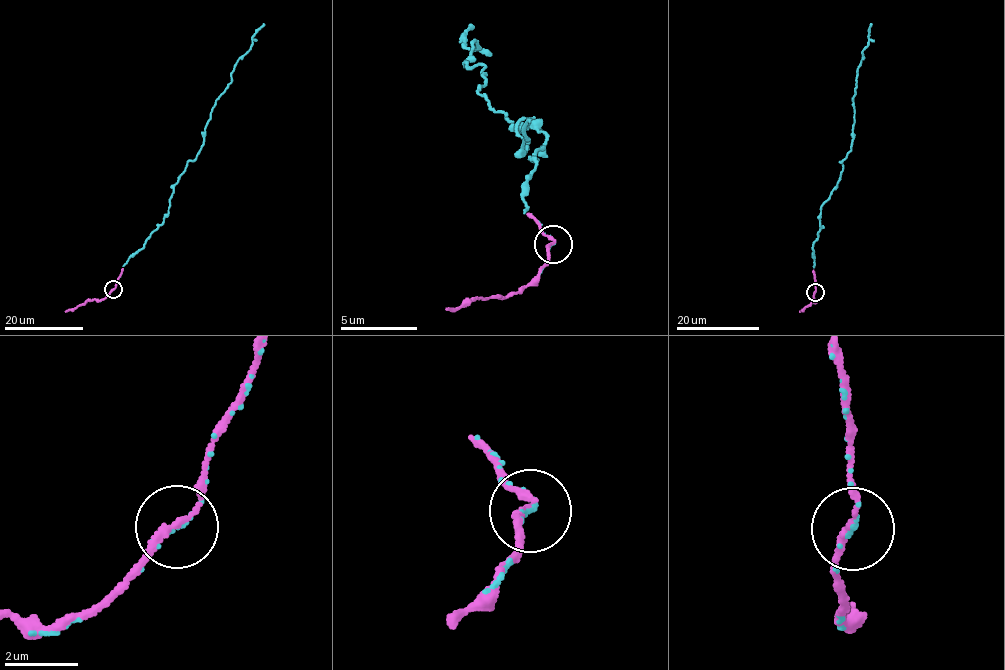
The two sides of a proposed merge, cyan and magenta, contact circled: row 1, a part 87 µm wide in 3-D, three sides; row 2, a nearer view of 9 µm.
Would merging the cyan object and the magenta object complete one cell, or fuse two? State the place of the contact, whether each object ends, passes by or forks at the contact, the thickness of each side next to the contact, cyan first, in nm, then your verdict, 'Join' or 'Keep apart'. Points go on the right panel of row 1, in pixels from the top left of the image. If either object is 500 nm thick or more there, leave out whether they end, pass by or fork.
Place: (815, 292). At the ring cyan ends. At the ring magenta passes by. Thickness 80 nm (cyan) against 170 nm. Join

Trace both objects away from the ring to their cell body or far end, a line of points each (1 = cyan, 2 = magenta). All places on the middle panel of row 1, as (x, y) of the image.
1: (553, 243), (523, 212), (545, 132), (523, 121), (522, 151), (521, 119), (537, 126), (480, 95), (468, 24)
2: (553, 243), (548, 248), (543, 269), (517, 293), (446, 309)

